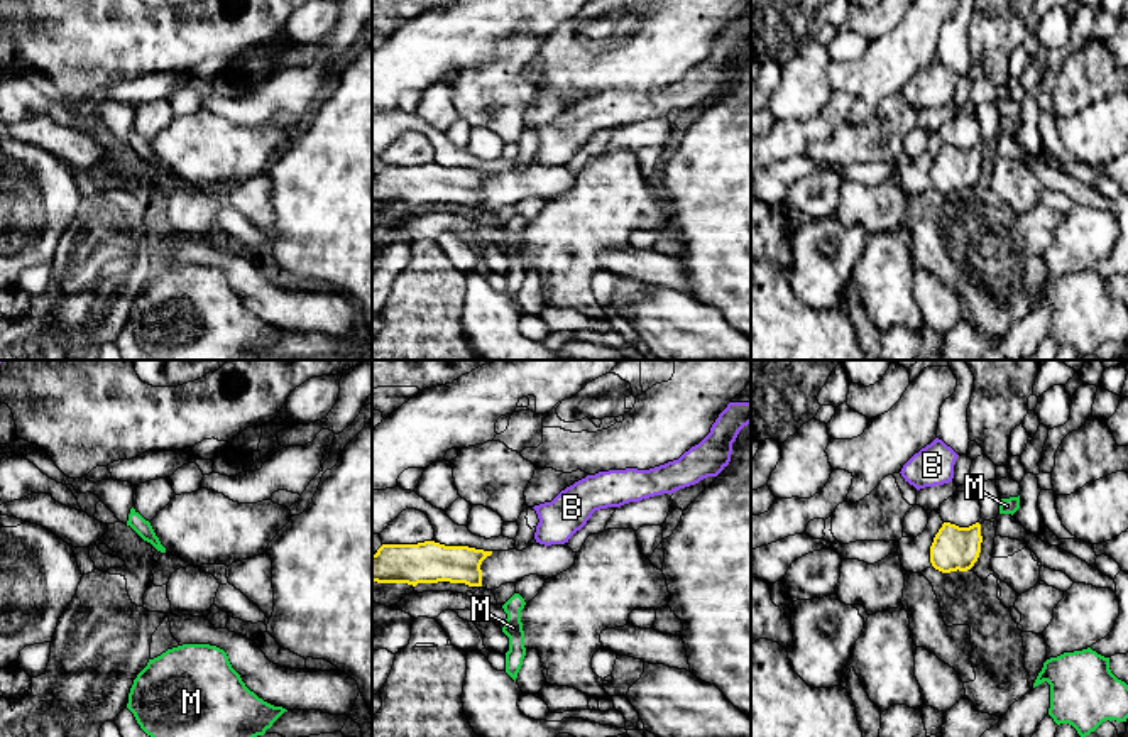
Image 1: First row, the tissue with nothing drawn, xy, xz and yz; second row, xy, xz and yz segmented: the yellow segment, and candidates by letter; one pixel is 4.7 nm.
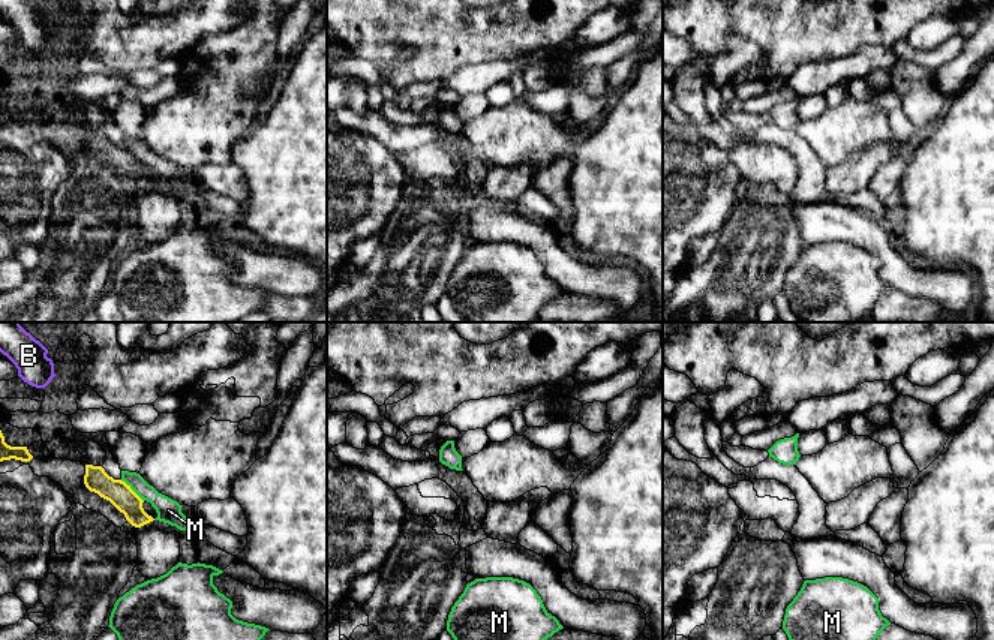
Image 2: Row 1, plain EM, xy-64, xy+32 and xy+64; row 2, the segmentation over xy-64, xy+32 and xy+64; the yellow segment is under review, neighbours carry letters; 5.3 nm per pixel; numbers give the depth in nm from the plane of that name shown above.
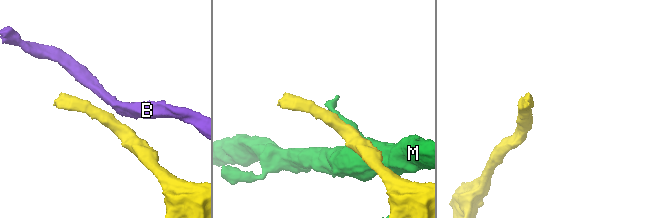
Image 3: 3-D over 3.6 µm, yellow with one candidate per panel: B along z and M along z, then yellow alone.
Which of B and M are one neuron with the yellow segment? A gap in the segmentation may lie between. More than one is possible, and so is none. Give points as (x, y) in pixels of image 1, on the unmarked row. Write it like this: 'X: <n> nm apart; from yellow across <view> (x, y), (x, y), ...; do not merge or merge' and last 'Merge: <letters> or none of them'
B: 180 nm apart; from yellow across yz (944, 144), (934, 107); do not merge
M: 110 nm apart; from yellow across yz (980, 146), (1000, 134); do not merge
Merge: none of them

